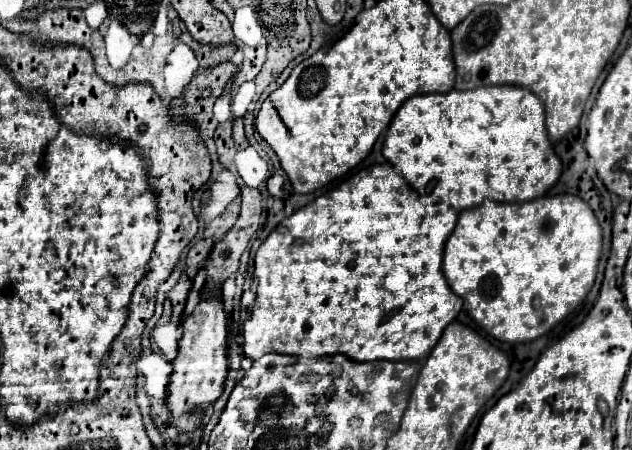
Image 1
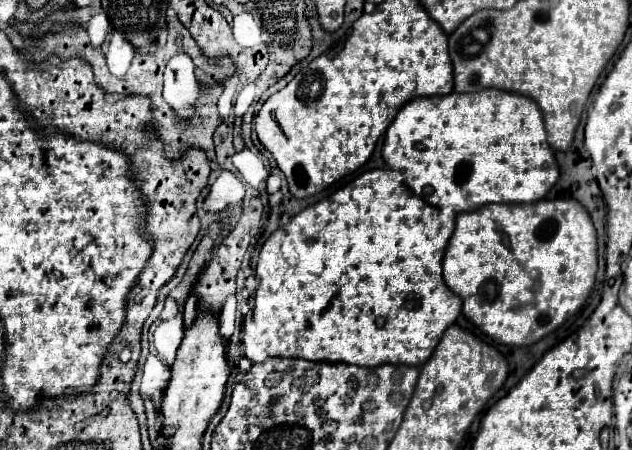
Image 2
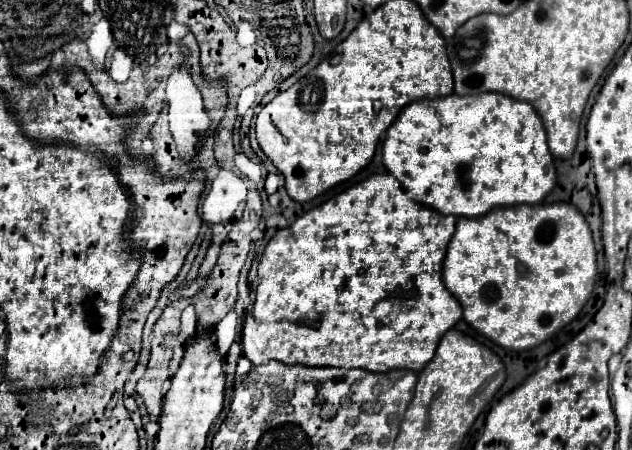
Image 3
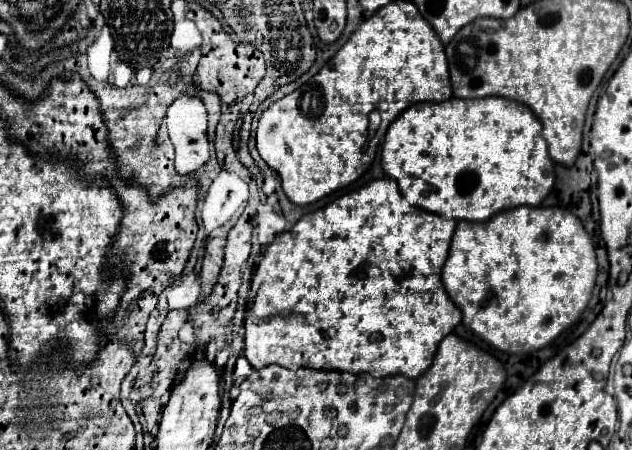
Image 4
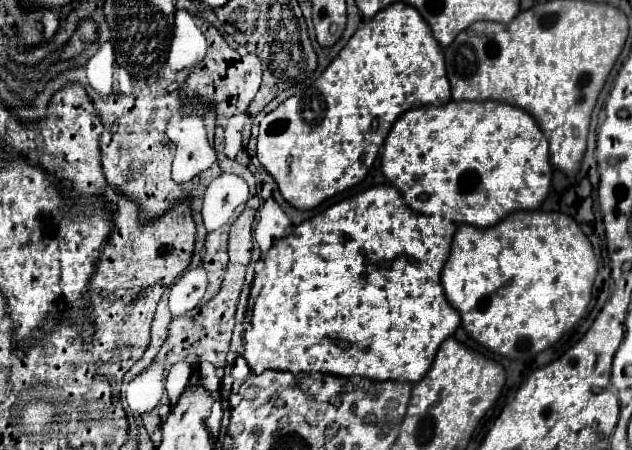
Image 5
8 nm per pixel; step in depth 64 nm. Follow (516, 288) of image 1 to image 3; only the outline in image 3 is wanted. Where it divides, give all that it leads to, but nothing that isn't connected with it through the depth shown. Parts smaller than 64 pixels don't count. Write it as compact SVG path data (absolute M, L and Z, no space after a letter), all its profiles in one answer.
M554 202L554 204L518 204L518 206L504 206L504 208L494 208L488 214L476 216L476 218L466 218L460 216L456 222L456 232L448 244L448 252L444 258L444 270L442 270L442 280L446 288L456 294L456 298L462 304L464 310L464 320L474 326L480 334L490 338L494 344L510 350L528 350L538 344L542 344L546 338L550 338L554 332L558 332L562 326L566 326L570 320L576 318L576 314L582 310L586 300L590 298L594 290L594 280L596 280L596 248L592 240L592 230L582 216L582 212L570 204L570 202Z

